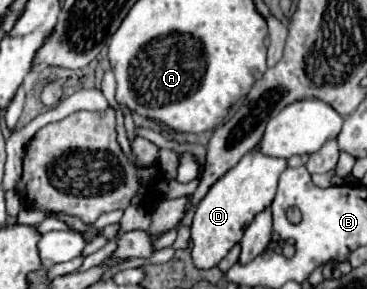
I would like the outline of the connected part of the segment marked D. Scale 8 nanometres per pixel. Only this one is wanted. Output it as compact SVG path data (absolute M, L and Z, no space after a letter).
M253 148L247 152L237 166L233 166L229 172L225 172L207 192L207 196L199 202L197 212L193 216L191 226L191 254L197 268L213 268L221 262L221 258L243 238L245 226L265 210L277 190L279 174L287 168L285 158L271 158L259 152L259 148Z

